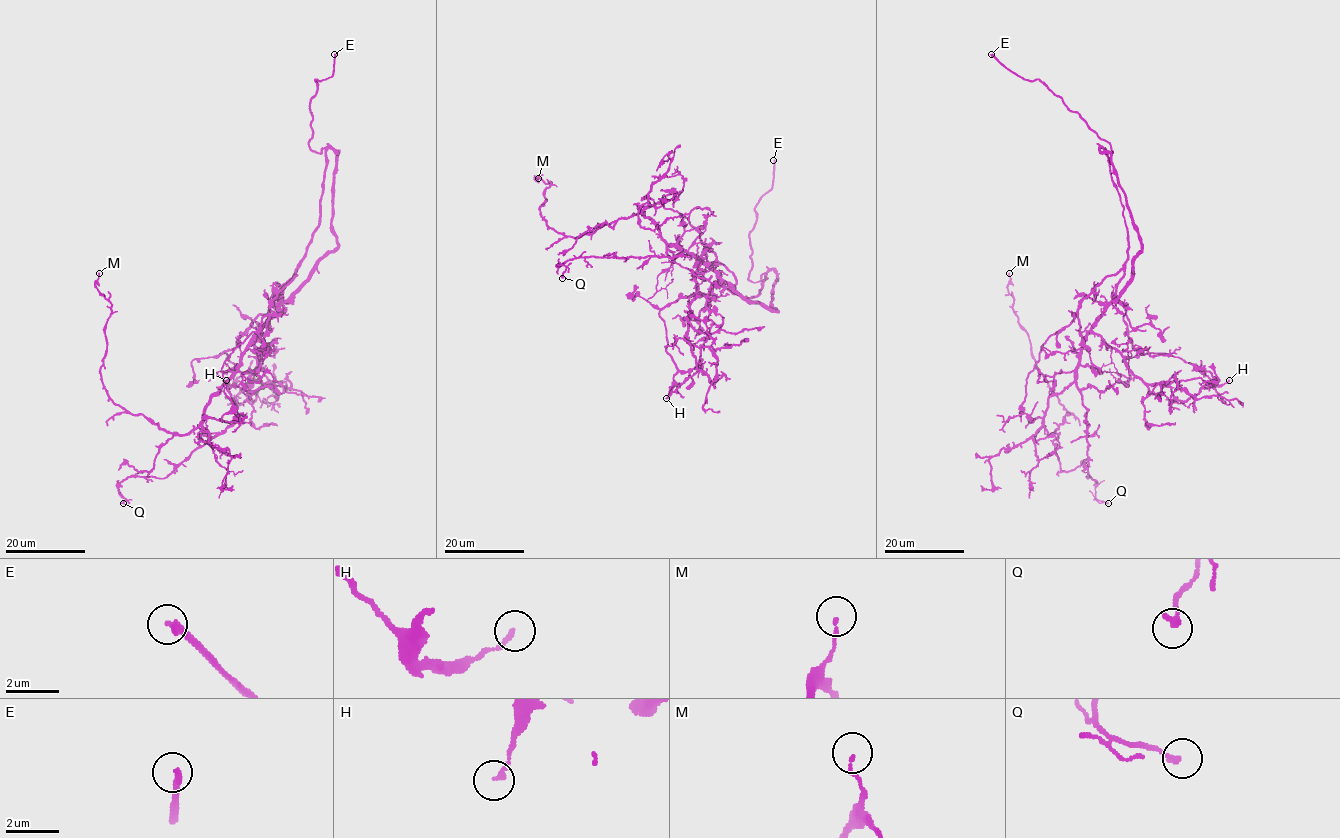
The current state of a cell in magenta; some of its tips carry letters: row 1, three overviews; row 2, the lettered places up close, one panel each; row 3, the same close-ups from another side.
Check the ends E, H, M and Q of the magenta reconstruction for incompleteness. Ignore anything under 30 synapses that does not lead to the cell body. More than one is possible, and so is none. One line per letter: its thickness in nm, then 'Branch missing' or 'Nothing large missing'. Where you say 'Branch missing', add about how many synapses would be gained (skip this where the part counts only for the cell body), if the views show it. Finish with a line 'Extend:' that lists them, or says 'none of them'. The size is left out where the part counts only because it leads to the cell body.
E: Thickness 240 nm. Branch missing
H: Thickness 170 nm. Nothing large missing
M: Thickness 100 nm. Nothing large missing
Q: Thickness 190 nm. Nothing large missing
Extend: E

